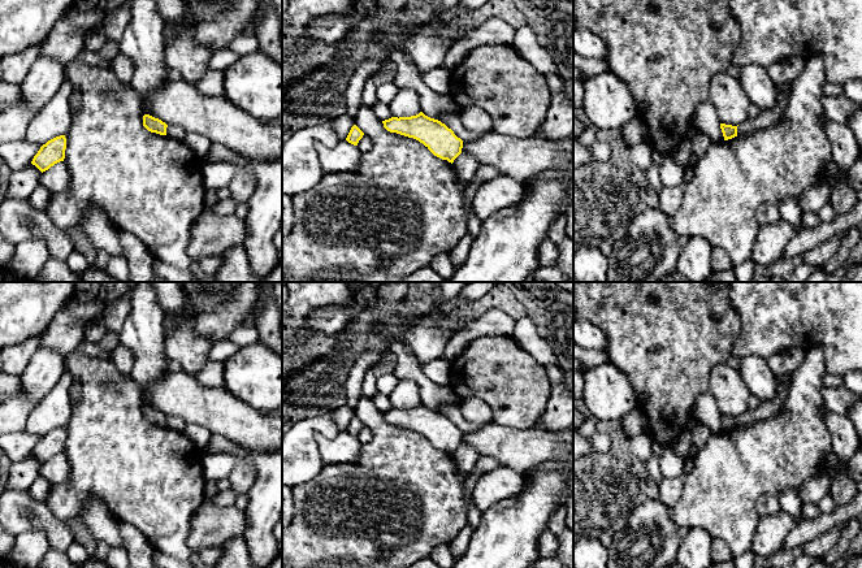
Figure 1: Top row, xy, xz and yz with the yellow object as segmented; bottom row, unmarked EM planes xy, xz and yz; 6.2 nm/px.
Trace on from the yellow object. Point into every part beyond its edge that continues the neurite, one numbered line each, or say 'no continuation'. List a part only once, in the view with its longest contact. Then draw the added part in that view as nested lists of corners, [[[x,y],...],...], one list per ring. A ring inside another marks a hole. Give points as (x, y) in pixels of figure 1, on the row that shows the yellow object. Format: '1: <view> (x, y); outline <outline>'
no continuation

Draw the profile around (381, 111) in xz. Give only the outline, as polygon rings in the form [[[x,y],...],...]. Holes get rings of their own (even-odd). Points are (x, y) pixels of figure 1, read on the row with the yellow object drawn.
[[[376,101],[376,104],[372,107],[374,114],[381,120],[381,121],[385,121],[385,120],[389,120],[391,118],[391,113],[390,113],[390,109],[389,109],[389,105],[387,104],[384,104],[381,101]]]

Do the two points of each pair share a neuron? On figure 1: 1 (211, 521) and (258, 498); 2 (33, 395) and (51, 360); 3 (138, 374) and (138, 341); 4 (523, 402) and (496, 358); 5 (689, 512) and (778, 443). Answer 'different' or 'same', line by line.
1: different
2: same
3: same
4: same
5: same

